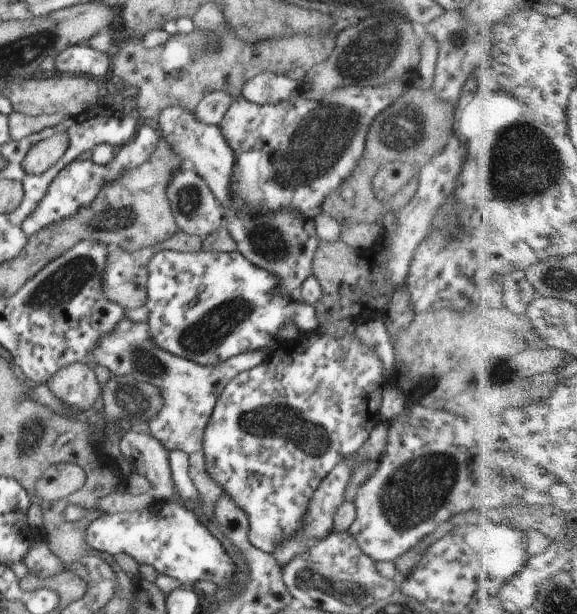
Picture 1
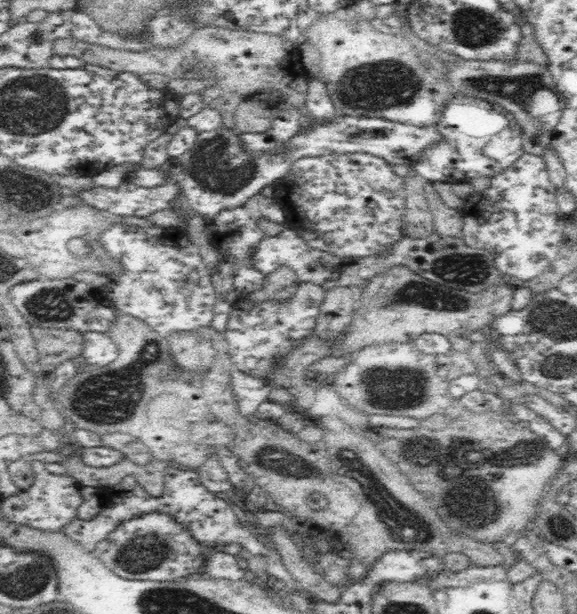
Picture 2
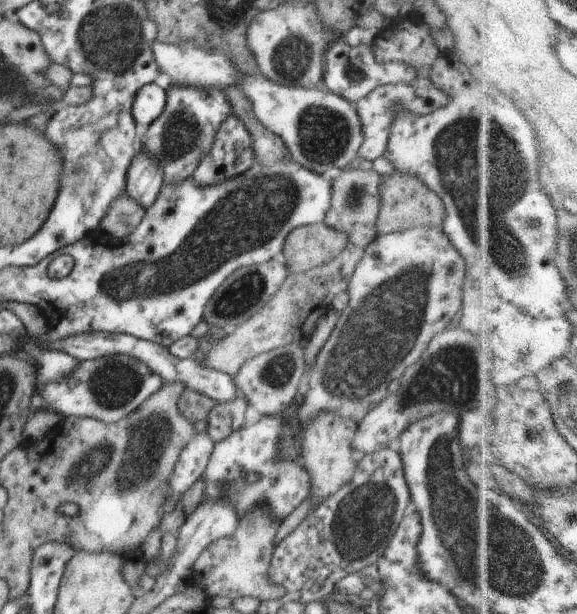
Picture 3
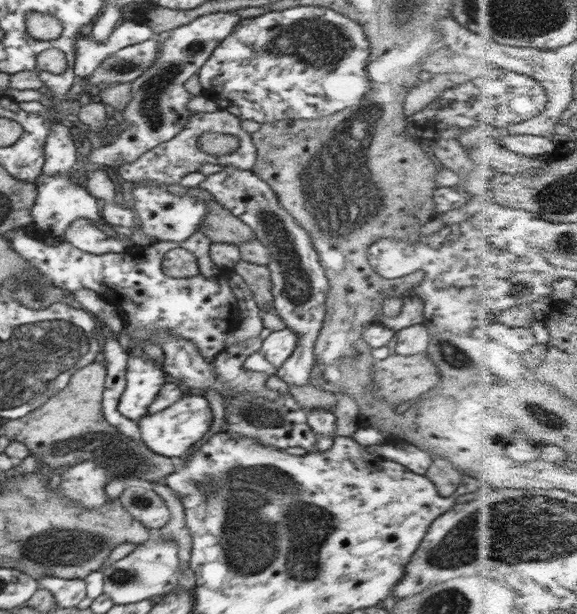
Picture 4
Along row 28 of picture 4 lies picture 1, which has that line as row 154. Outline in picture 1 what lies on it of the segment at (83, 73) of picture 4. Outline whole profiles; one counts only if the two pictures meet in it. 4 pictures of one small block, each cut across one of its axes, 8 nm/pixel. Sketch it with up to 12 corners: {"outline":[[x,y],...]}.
{"outline":[[141,126],[113,159],[72,159],[22,223],[28,237],[90,206],[104,185],[150,158]]}

